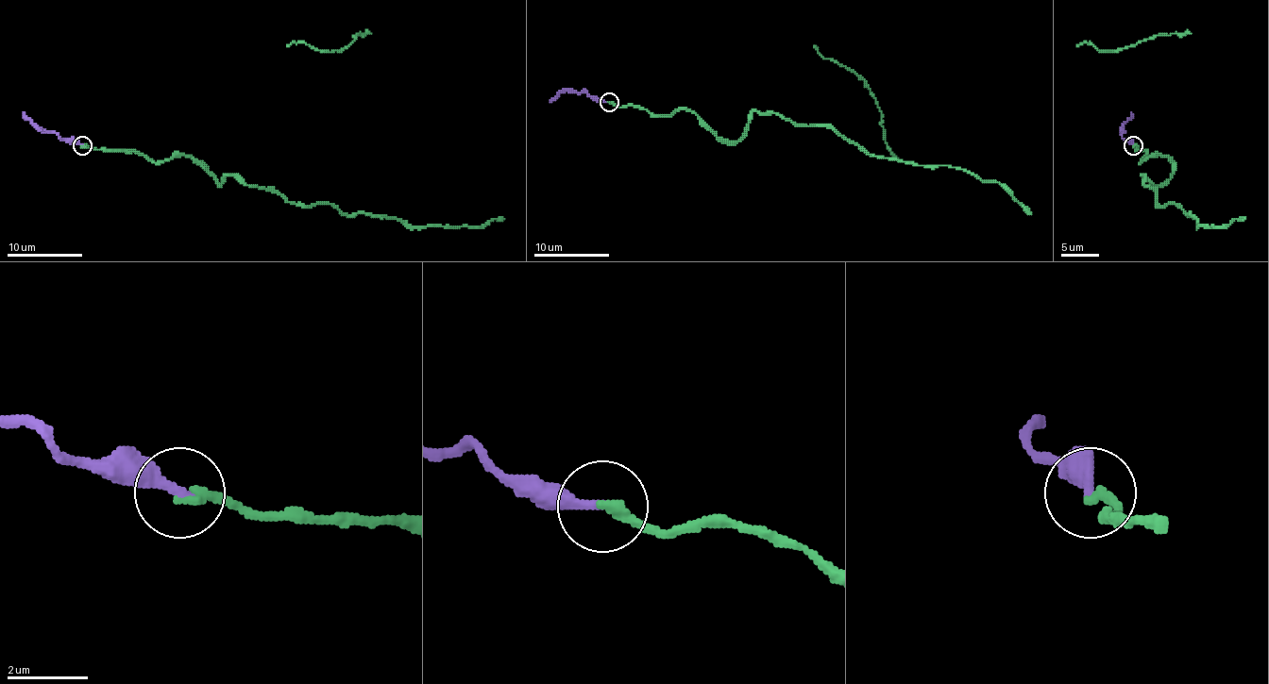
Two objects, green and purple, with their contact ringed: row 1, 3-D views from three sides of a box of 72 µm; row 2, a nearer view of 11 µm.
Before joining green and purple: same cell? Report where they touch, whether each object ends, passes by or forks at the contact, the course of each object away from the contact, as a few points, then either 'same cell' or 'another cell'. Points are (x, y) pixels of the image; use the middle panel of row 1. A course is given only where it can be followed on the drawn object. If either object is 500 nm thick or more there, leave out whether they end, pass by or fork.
at (609, 102); green ends there; purple ends there; green runs (609, 102), (654, 115), (690, 109), (727, 141), (753, 111), (831, 126), (873, 156), (995, 180), (1031, 214); purple runs (609, 102), (599, 102), (585, 91), (566, 91), (549, 100); same cell

